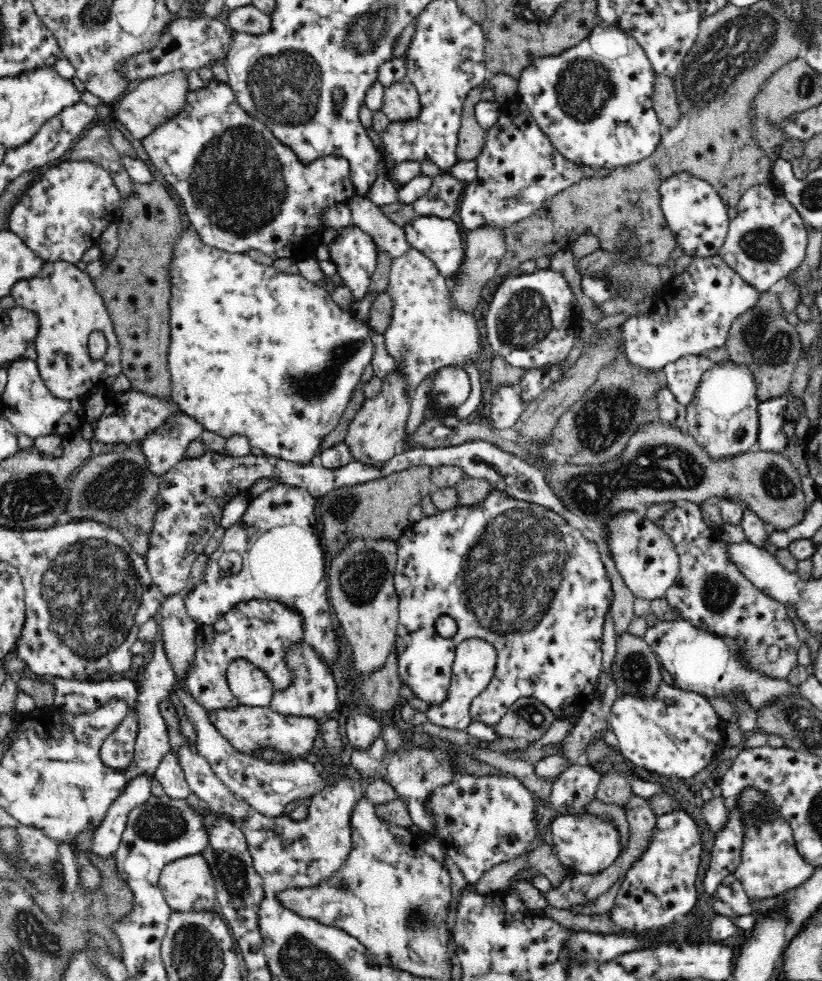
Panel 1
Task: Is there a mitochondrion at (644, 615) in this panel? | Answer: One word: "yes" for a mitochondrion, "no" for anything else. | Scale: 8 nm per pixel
no

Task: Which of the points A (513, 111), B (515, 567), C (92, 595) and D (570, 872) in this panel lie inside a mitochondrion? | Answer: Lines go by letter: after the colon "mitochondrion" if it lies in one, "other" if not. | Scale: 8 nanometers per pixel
A: other
B: mitochondrion
C: mitochondrion
D: other

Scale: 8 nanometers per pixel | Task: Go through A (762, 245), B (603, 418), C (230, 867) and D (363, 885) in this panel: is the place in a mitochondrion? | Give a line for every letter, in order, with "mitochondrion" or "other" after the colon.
A: mitochondrion
B: mitochondrion
C: mitochondrion
D: other

